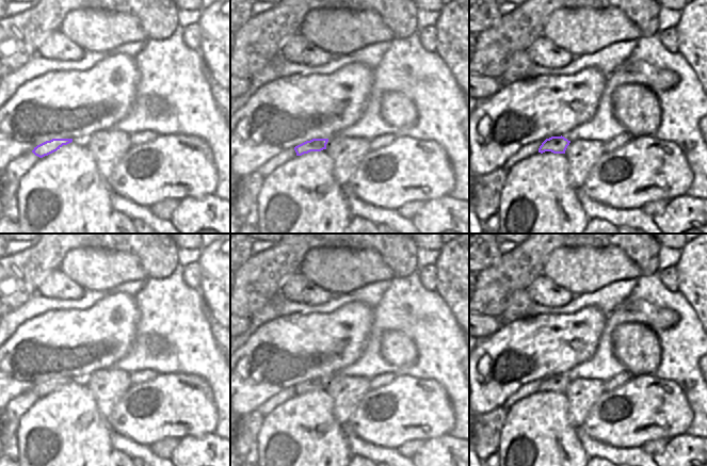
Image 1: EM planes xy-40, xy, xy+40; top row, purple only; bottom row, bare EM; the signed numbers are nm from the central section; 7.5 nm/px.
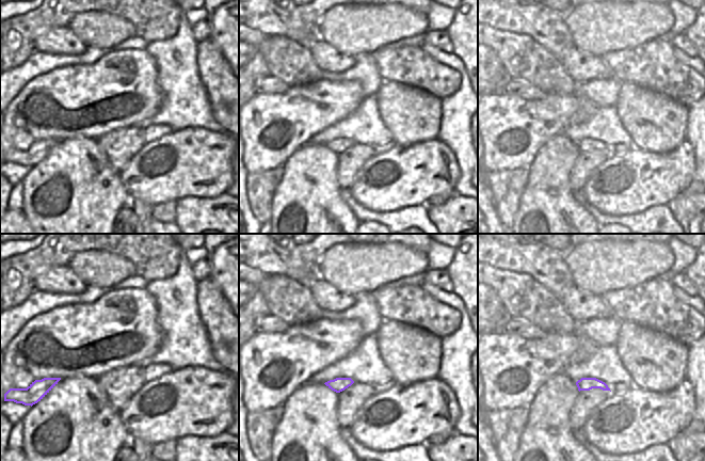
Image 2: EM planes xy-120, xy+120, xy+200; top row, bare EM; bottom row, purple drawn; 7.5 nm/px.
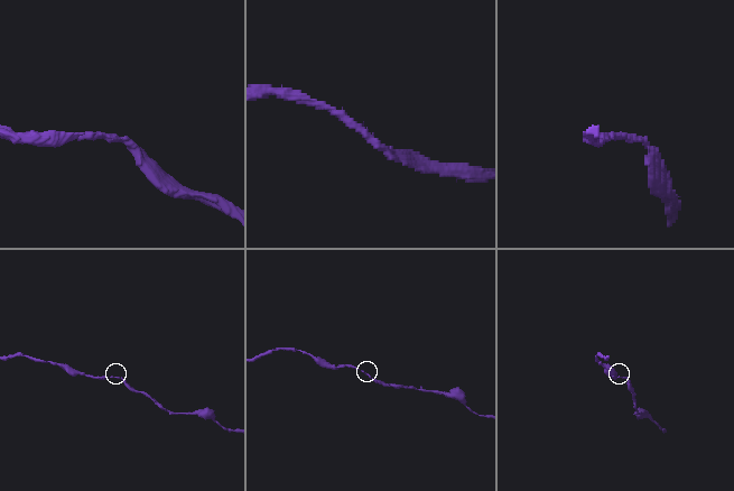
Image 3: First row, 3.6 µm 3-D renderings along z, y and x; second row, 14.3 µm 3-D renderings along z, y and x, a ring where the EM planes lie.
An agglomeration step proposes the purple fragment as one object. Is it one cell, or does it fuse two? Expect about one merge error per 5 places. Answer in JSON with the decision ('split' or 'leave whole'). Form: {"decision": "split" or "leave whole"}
{"decision": "leave whole"}

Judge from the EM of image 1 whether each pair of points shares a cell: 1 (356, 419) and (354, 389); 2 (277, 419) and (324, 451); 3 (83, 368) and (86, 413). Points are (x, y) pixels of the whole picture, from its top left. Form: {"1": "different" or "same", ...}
{"1": "different", "2": "same", "3": "different"}

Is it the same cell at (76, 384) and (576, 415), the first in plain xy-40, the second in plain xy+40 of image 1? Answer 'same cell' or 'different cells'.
different cells

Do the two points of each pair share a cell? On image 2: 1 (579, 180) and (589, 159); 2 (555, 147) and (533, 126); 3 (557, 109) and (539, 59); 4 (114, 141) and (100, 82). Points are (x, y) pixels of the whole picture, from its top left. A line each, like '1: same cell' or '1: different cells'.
1: same cell
2: different cells
3: different cells
4: different cells

